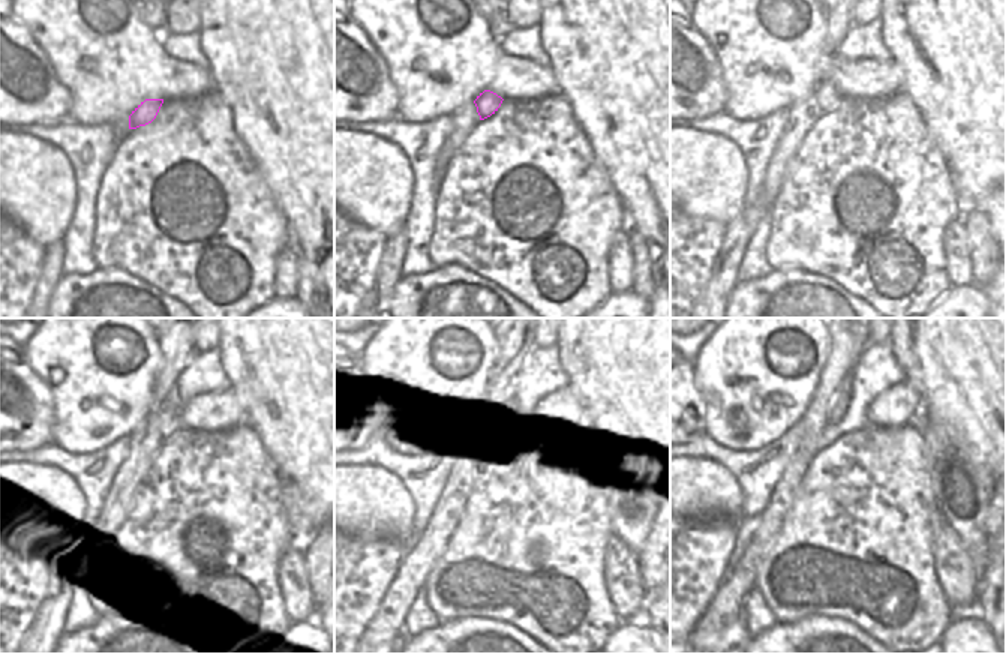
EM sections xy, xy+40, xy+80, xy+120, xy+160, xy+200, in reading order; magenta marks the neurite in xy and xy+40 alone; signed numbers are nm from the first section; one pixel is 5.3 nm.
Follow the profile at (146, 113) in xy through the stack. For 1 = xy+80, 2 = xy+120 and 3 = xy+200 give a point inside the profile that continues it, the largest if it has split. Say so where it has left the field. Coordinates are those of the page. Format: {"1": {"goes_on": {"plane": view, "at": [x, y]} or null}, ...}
{"1": {"goes_on": {"plane": "xy+80", "at": [826, 95]}}, "2": {"goes_on": {"plane": "xy+120", "at": [168, 422]}}, "3": {"goes_on": {"plane": "xy+200", "at": [838, 402]}}}

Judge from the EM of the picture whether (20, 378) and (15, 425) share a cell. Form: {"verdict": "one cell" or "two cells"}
{"verdict": "one cell"}

